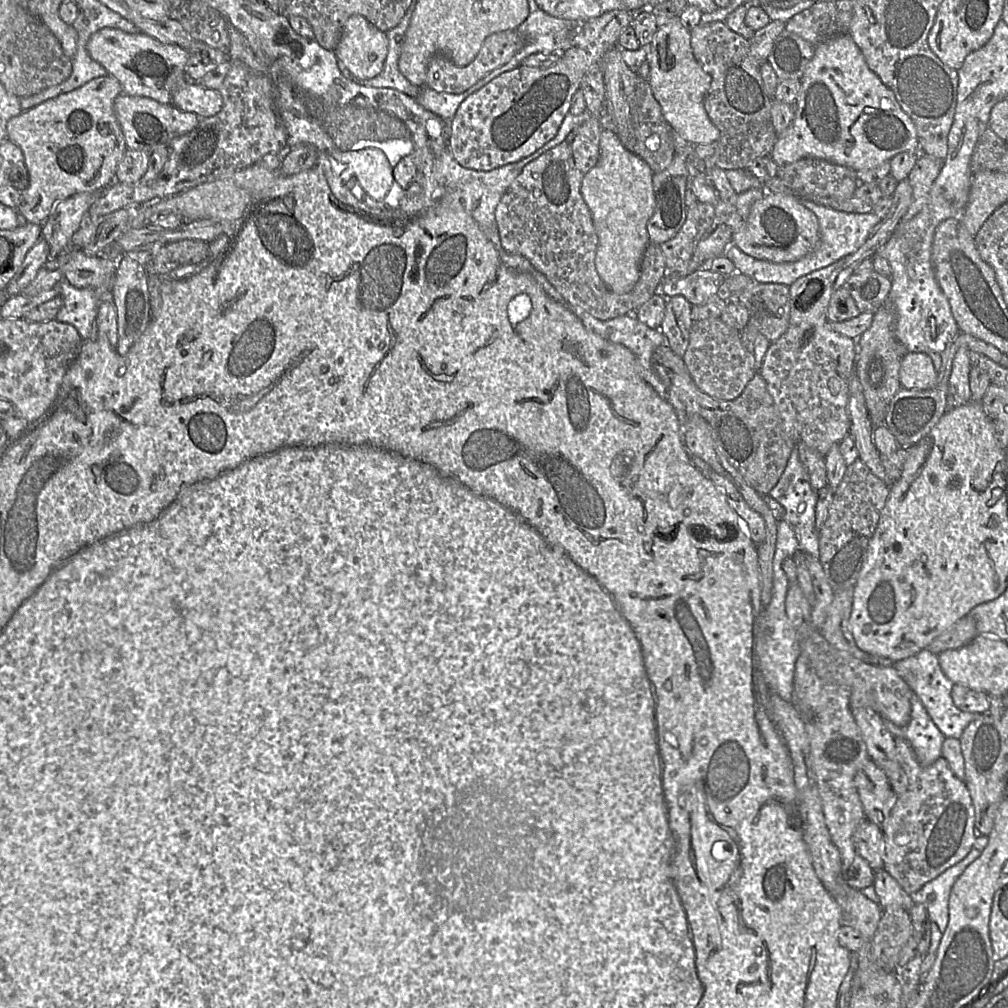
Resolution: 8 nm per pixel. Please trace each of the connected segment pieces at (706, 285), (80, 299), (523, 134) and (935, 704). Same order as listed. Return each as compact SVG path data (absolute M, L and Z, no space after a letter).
M698 269L683 277L665 279L659 289L666 299L673 296L685 297L692 306L700 305L717 295L726 276L709 269Z
M64 278L58 287L63 304L55 319L74 326L83 342L88 339L95 339L95 319L99 299L94 289L74 287Z
M612 10L583 23L571 48L564 51L560 60L548 68L523 67L502 73L477 91L471 93L458 107L449 121L448 147L454 160L463 167L475 170L492 170L517 162L541 148L551 140L567 114L574 94L580 90L586 71L600 62L607 51L618 46L624 29L631 26L637 12Z
M922 649L917 654L894 662L892 665L898 675L906 681L919 698L929 716L945 737L959 739L964 729L972 721L983 715L988 715L987 713L963 712L955 706L951 697L954 683L943 673L939 665L938 655L931 653L927 649Z

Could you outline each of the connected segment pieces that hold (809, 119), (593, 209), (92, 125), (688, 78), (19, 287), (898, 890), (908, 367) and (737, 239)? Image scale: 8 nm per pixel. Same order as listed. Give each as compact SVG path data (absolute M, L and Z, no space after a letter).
M848 33L819 44L801 77L793 120L779 135L771 157L779 166L814 157L858 172L891 161L901 152L918 152L918 139L912 119L902 110L893 91L868 67L863 53Z
M603 129L599 147L599 159L583 177L580 190L598 237L596 270L607 288L616 294L625 294L637 283L642 257L650 244L647 224L656 207L654 173L641 157L629 151L608 129Z
M100 76L88 81L83 86L73 91L61 94L55 98L42 102L32 107L31 109L22 111L20 114L14 116L8 121L6 129L7 139L9 139L21 148L29 174L29 185L22 192L19 199L19 204L17 205L18 214L23 216L26 219L27 223L42 224L59 202L66 200L67 198L77 193L100 192L114 182L119 163L121 162L127 150L125 138L114 110L114 101L116 97L122 92L123 91L120 83L113 76Z
M680 17L658 28L650 43L647 61L650 63L648 82L652 93L672 129L692 145L718 142L722 133L712 123L704 107L704 98L711 84L711 76L703 70L694 57L691 30L683 26Z
M41 238L26 254L14 277L5 287L8 297L19 295L35 278L39 269L49 260L49 245Z
M874 870L873 889L878 903L883 907L902 907L908 912L915 906L910 894L885 870Z
M910 352L901 360L899 381L906 389L932 389L938 384L938 370L928 354Z
M766 193L755 202L750 214L733 238L733 244L746 254L775 263L796 261L819 244L819 221L796 194Z

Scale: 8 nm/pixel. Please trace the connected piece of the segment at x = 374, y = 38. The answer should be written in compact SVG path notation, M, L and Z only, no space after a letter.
M350 16L333 50L344 75L365 81L382 71L388 52L388 38L386 32L364 17Z

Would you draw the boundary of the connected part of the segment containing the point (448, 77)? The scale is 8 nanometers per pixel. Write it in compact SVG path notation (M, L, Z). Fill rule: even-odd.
M513 29L497 32L487 37L474 60L465 66L457 66L448 57L436 54L428 62L425 85L438 92L464 92L493 70L508 63L525 44L526 39L519 34L517 29Z

